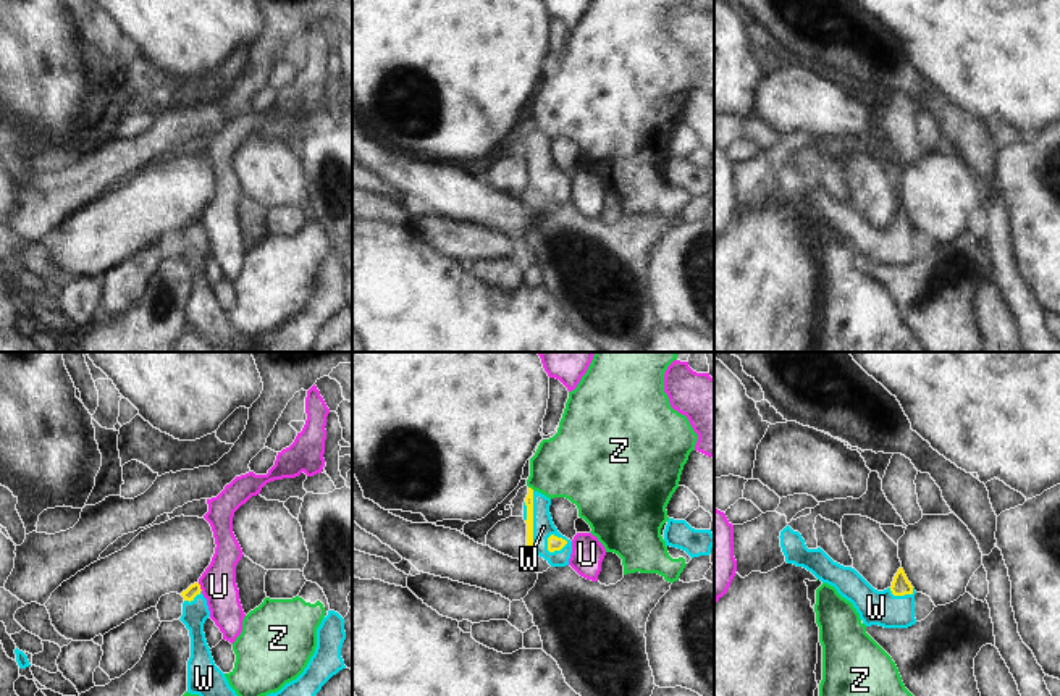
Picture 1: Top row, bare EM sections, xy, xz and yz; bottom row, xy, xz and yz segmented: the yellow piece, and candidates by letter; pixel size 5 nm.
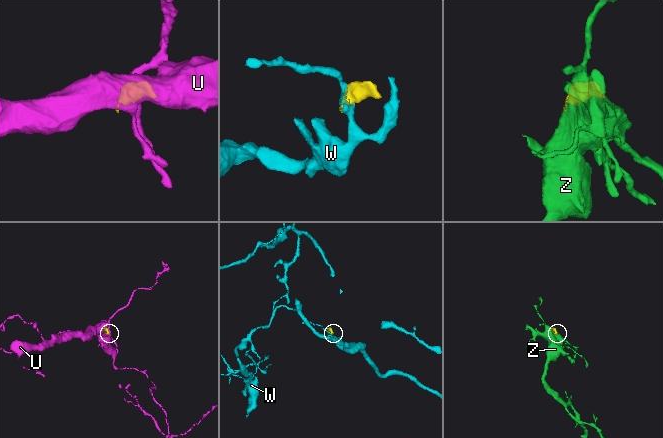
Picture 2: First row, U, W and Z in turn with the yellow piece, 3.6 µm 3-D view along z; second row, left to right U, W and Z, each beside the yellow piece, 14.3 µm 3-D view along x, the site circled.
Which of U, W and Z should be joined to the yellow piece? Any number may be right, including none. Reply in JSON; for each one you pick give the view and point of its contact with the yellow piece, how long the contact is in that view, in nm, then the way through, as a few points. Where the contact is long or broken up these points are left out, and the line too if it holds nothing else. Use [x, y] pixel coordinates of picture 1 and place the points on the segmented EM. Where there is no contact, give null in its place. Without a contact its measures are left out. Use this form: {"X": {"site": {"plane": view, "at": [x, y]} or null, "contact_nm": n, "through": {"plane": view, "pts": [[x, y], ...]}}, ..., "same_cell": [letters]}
{"W": {"site": {"plane": "xz", "at": [532, 520]}, "contact_nm": 280, "through": {"plane": "xz", "pts": [[529, 501], [532, 504], [532, 520], [543, 527]]}}, "same_cell": ["W"]}

